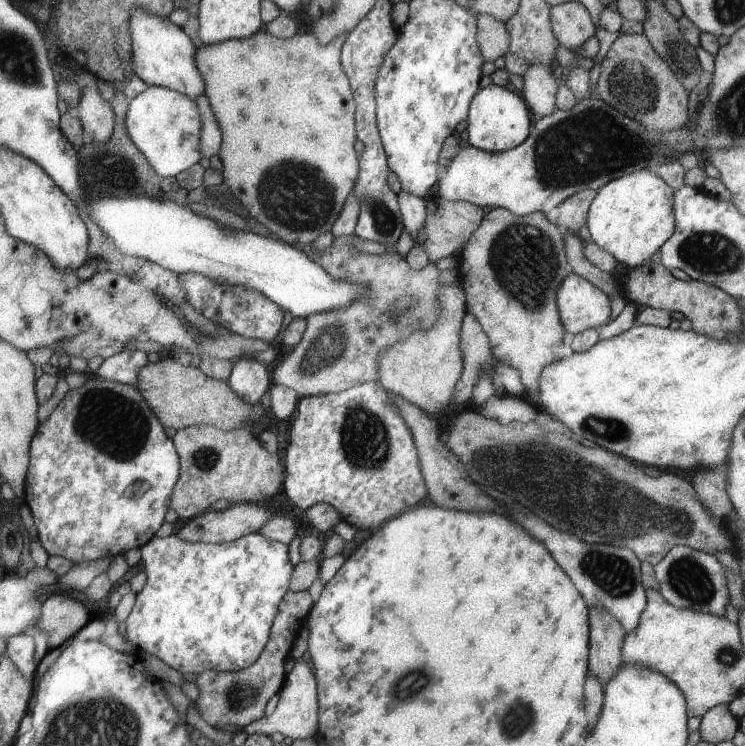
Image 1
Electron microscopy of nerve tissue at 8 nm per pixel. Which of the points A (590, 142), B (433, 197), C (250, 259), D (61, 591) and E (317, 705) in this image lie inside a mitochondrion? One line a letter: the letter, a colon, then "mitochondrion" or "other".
A: mitochondrion
B: other
C: other
D: other
E: other

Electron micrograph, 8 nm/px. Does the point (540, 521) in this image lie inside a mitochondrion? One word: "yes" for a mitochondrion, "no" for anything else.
no

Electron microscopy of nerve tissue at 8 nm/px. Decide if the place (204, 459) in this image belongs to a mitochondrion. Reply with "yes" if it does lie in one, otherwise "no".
yes

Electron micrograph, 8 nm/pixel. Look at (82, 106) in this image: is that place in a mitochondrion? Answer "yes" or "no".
no

